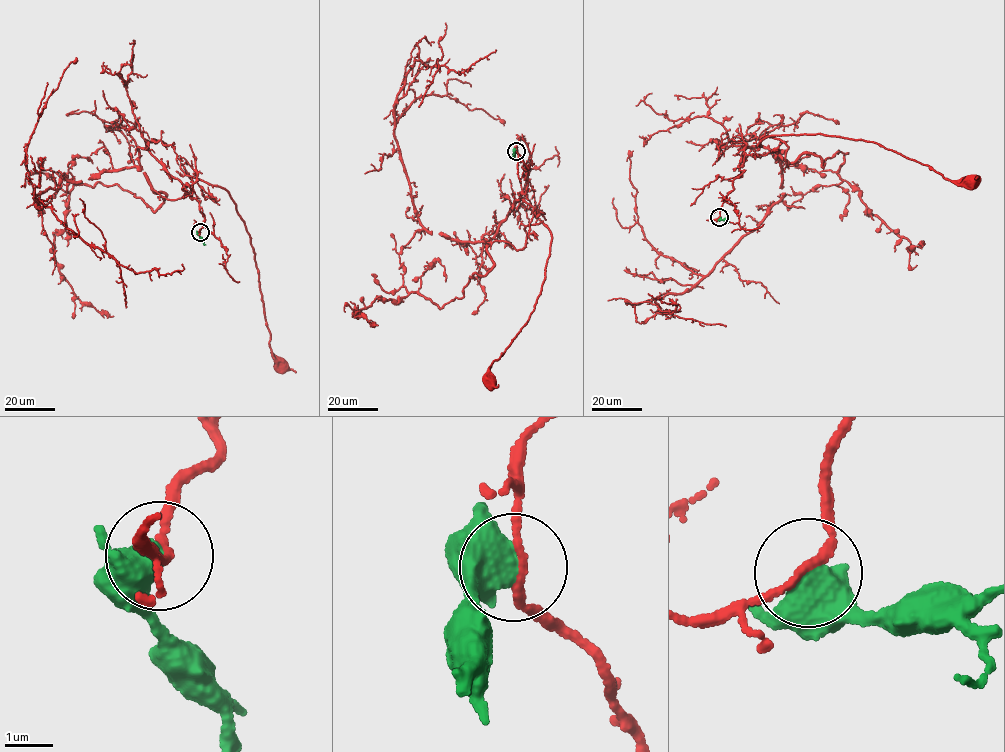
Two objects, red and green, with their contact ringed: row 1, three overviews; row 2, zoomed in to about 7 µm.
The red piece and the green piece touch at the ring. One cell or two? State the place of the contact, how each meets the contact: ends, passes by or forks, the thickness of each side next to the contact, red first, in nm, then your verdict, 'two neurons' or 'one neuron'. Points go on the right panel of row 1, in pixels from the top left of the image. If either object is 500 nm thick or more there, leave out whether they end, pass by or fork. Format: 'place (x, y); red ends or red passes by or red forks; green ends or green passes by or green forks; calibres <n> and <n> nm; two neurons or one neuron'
place (719, 217); calibres 160 and 800 nm; two neurons

